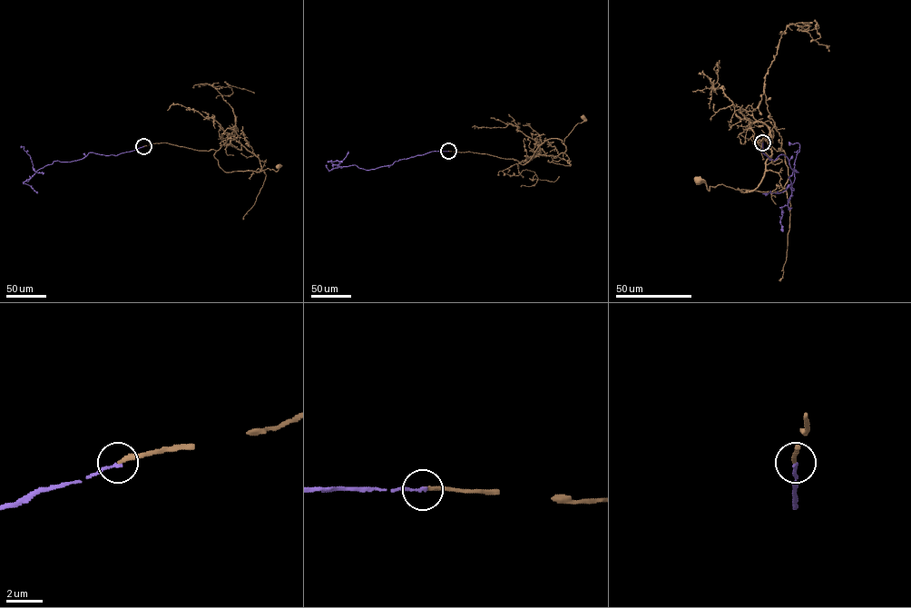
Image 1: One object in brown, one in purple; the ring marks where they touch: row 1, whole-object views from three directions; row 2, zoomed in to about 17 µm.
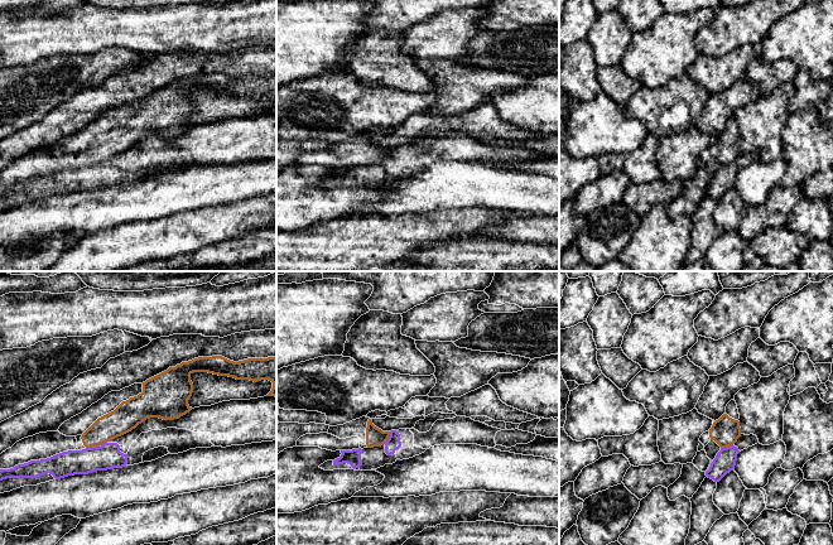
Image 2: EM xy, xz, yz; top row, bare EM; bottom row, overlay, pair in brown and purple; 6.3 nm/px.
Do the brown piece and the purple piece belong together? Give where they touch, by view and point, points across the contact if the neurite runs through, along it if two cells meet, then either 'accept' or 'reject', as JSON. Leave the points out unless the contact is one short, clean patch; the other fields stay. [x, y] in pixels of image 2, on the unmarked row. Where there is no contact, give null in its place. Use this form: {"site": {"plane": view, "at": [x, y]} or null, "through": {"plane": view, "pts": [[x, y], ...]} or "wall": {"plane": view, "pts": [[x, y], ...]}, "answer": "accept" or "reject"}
{"site": {"plane": "xy", "at": [96, 163]}, "wall": {"plane": "xy", "pts": [[106, 159], [86, 165]]}, "answer": "reject"}

